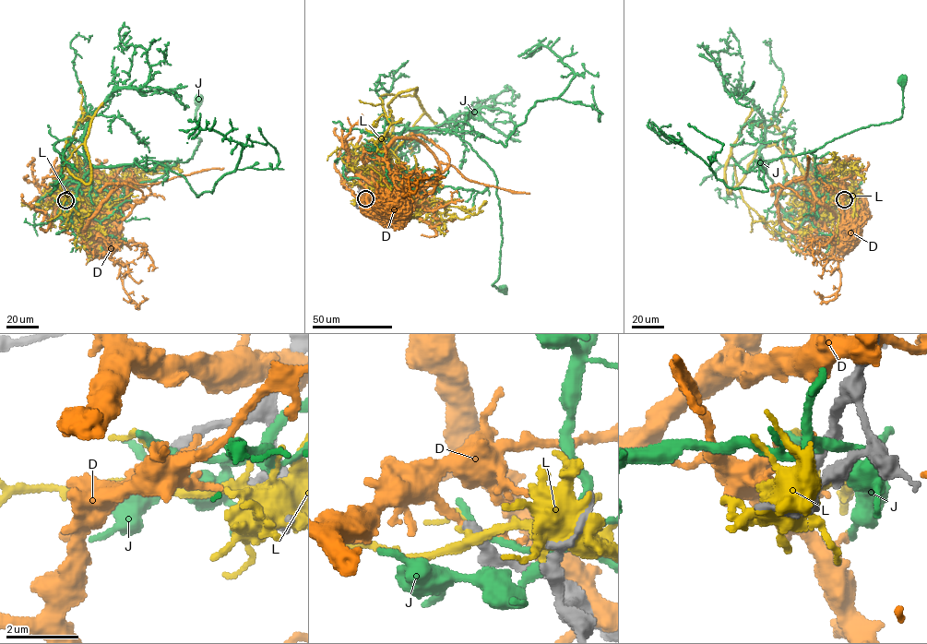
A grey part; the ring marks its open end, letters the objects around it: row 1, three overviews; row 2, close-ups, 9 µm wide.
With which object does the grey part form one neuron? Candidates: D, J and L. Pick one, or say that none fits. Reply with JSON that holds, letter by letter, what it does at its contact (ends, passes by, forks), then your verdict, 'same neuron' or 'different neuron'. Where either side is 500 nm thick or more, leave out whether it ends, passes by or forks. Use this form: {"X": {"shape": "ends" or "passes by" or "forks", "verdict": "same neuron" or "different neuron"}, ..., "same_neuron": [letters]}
{"D": {"shape": "passes by", "verdict": "different neuron"}, "J": {"shape": "passes by", "verdict": "different neuron"}, "L": {"shape": "forks", "verdict": "different neuron"}, "same_neuron": []}

